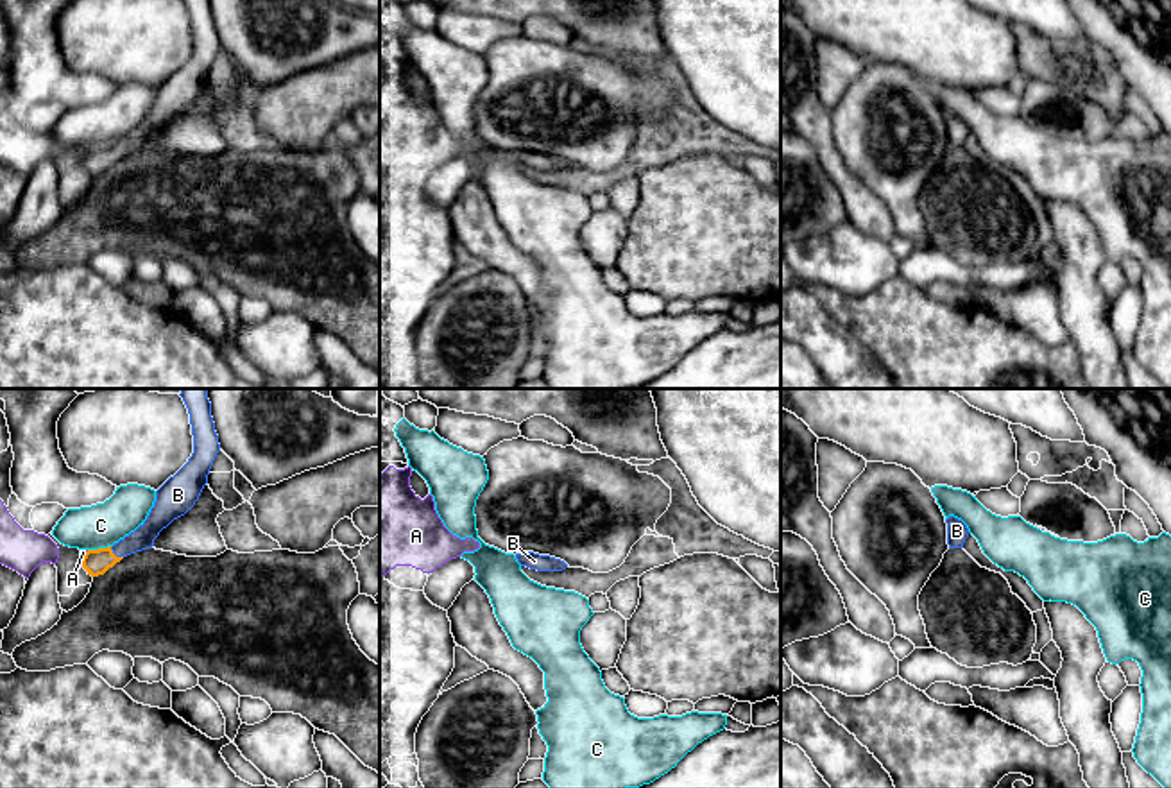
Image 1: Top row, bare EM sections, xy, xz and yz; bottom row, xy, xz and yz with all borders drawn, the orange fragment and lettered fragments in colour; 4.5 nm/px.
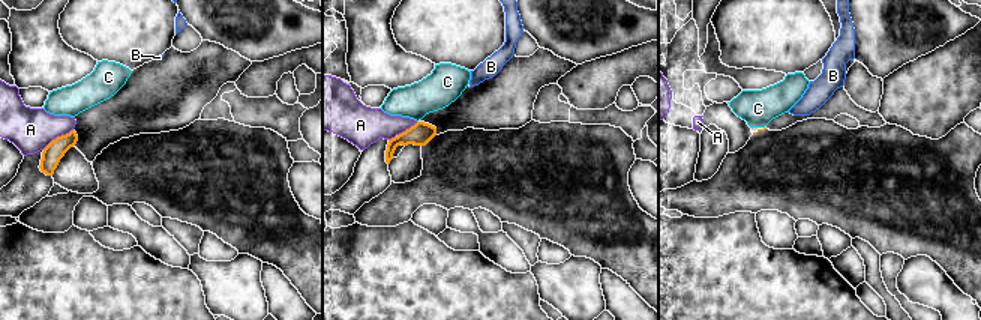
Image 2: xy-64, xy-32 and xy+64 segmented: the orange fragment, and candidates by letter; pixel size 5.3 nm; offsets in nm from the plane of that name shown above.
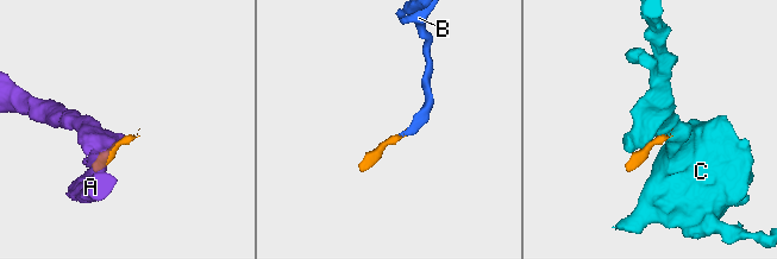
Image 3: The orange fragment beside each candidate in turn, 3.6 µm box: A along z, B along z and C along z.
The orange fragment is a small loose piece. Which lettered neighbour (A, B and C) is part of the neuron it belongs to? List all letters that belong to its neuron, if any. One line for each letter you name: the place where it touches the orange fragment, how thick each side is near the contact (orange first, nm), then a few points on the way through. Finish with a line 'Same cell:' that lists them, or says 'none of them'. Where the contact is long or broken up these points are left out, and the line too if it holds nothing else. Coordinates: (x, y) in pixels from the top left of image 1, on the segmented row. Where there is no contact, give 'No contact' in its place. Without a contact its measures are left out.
B: Touches orange at xy (113, 554). Thickness 110 nm (orange) against 100 nm. Path across: xy (99, 561), (113, 554), (142, 538)
Same cell: B

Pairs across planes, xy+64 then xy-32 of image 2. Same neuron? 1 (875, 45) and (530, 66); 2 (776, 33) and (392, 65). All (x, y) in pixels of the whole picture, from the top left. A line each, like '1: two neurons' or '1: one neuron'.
1: two neurons
2: two neurons

